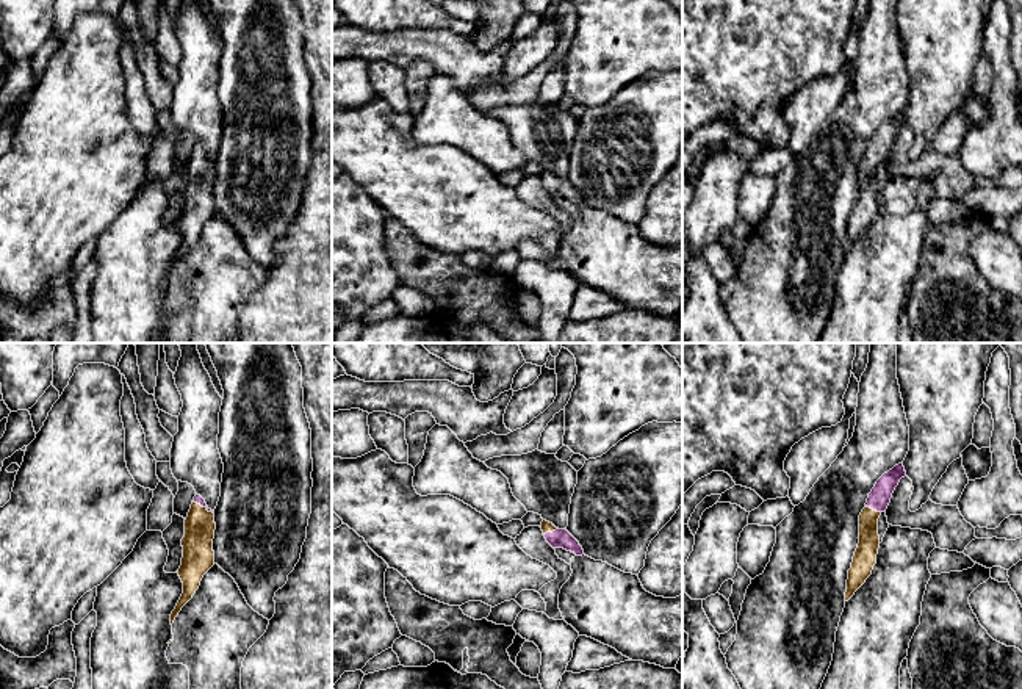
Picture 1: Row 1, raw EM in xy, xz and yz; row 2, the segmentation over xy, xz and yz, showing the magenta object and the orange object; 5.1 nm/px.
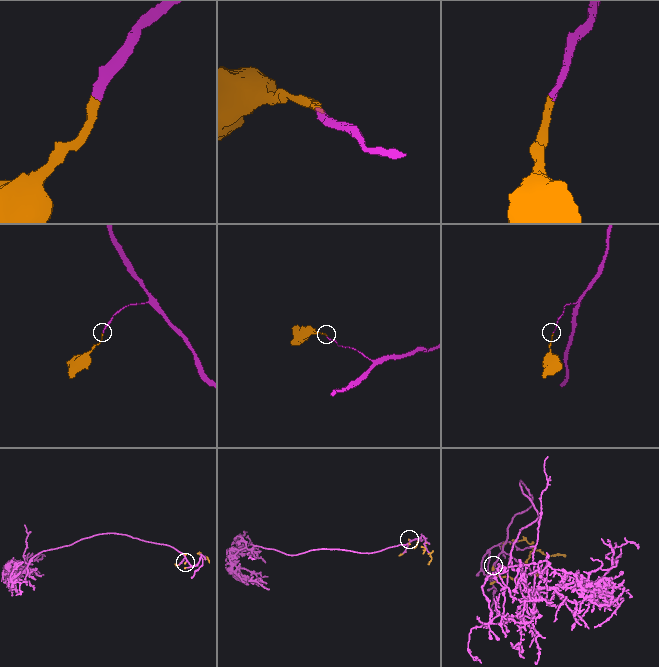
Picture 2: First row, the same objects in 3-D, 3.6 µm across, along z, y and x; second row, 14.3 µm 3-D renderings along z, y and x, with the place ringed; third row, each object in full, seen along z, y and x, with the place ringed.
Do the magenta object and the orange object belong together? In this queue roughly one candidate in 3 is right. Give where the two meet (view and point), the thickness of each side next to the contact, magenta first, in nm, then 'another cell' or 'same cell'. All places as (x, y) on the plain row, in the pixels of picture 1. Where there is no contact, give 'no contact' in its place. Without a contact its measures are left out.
yz (874, 158) | 120/110 nm | same cell

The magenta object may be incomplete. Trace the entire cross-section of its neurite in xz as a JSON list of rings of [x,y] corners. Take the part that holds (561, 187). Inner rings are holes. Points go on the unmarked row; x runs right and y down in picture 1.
[[[546,169],[542,171],[540,177],[543,180],[543,185],[545,185],[546,191],[552,197],[563,197],[567,200],[574,202],[576,205],[584,204],[584,199],[579,194],[579,191],[567,179],[559,179]]]

